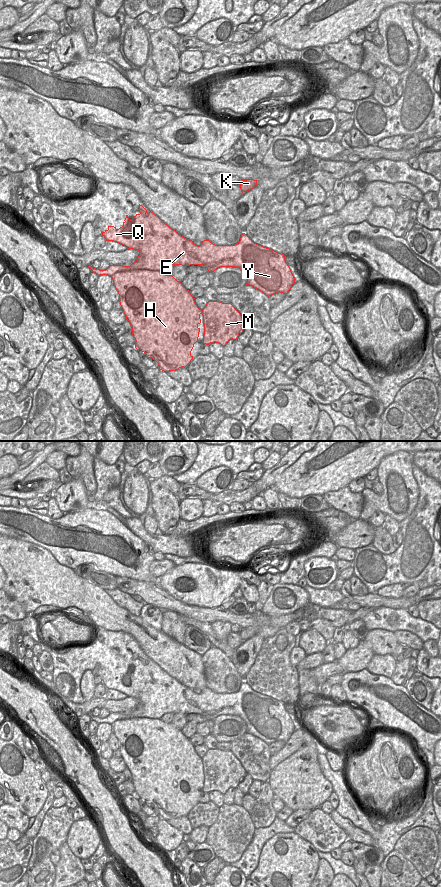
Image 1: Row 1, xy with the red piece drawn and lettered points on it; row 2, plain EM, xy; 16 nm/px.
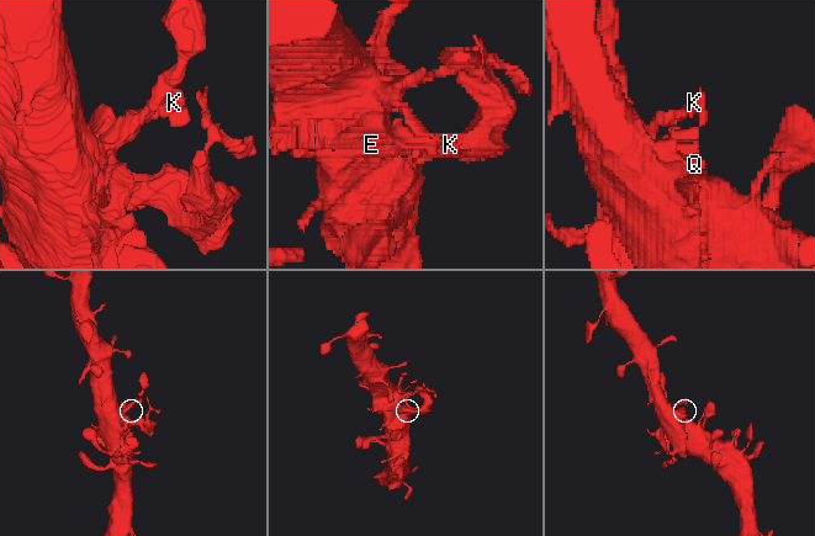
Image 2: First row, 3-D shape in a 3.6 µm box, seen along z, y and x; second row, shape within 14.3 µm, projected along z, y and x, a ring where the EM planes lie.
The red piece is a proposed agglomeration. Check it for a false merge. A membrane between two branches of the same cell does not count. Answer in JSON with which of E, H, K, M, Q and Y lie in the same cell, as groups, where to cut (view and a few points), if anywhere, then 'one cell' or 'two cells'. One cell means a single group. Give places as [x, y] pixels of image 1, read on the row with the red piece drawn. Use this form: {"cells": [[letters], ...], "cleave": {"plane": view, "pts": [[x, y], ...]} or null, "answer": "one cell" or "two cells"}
{"cells": [["E", "H", "K", "M", "Q"], ["Y"]], "cleave": {"plane": "xy", "pts": [[194, 244], [195, 252], [192, 255], [190, 264]]}, "answer": "two cells"}

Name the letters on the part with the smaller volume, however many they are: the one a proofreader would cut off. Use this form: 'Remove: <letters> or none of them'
Remove: Y

